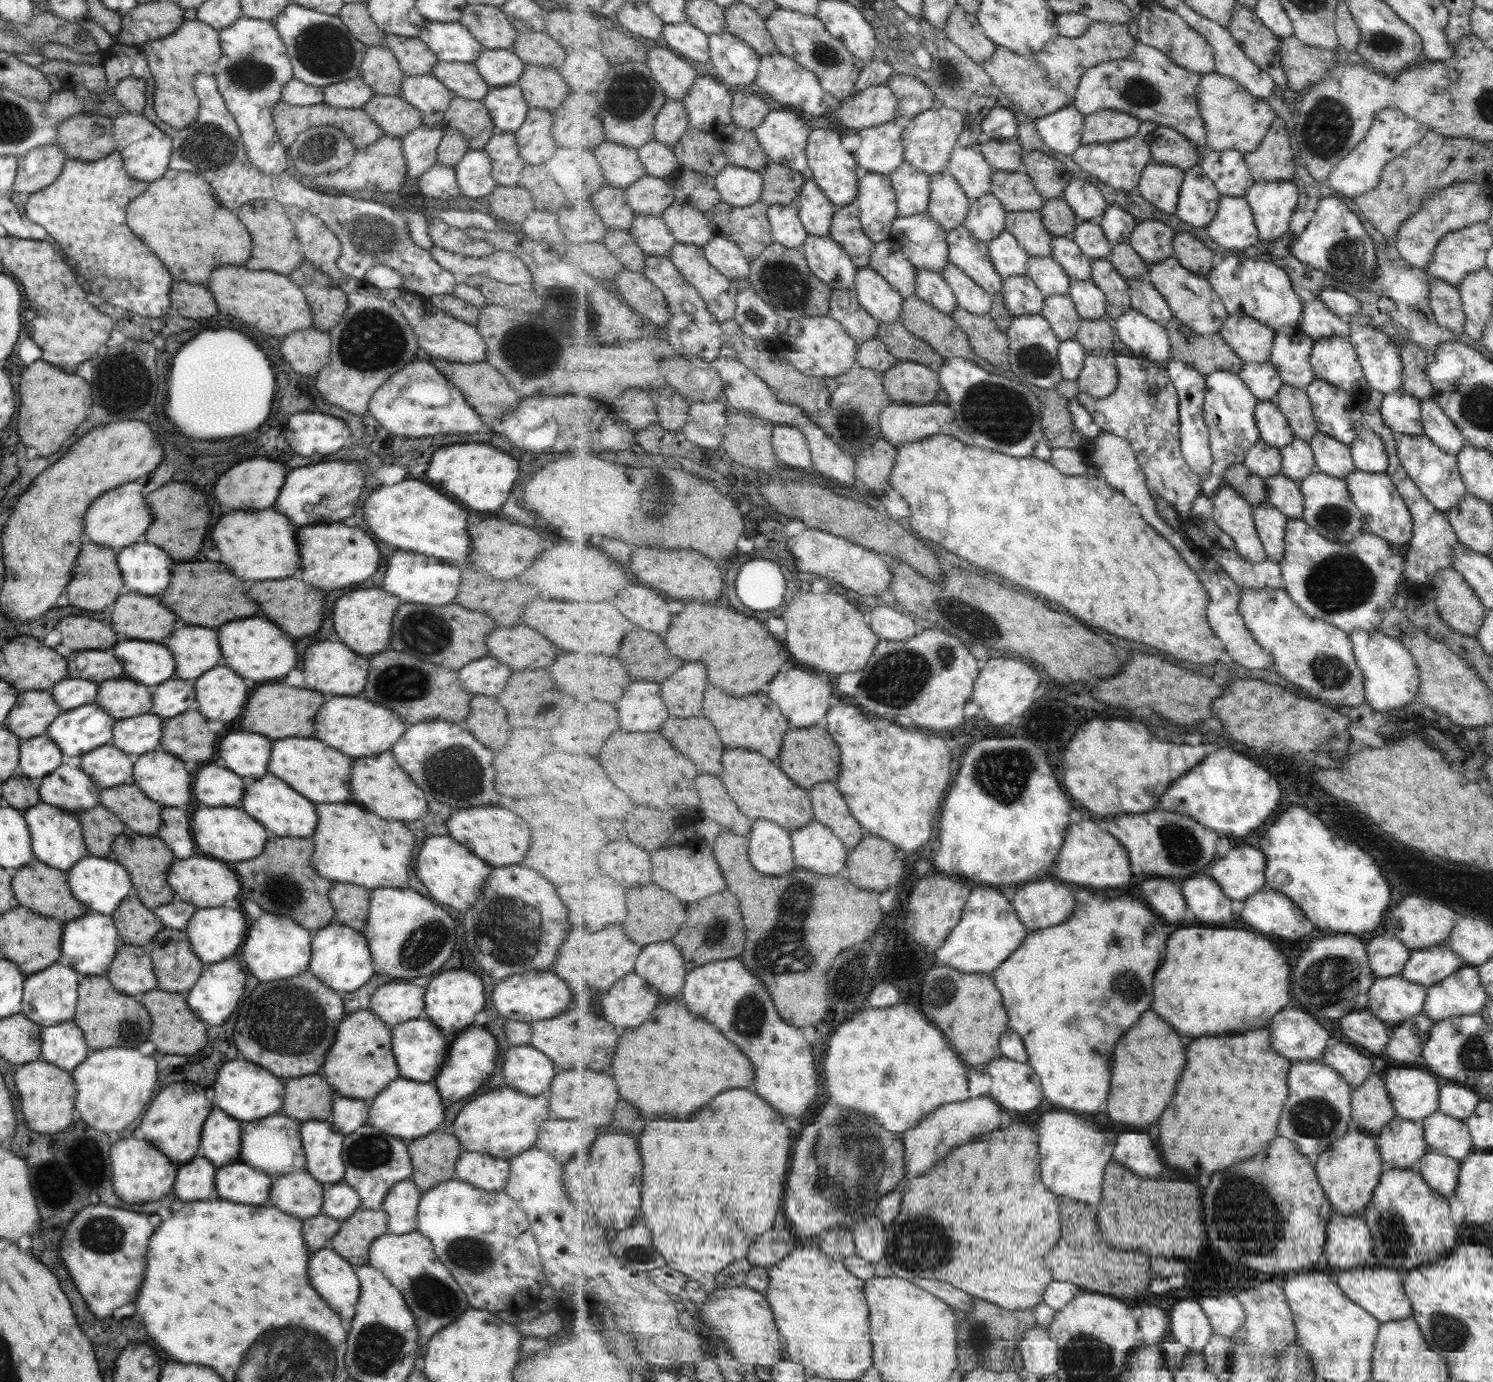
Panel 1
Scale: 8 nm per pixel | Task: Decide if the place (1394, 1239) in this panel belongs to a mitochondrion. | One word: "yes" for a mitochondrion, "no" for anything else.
yes

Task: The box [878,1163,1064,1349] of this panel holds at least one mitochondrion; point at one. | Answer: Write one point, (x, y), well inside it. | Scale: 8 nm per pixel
(913, 1243)

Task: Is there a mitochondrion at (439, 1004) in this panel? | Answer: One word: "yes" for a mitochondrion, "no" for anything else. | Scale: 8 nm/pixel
no

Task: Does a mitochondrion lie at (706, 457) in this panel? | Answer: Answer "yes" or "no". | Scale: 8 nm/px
no

